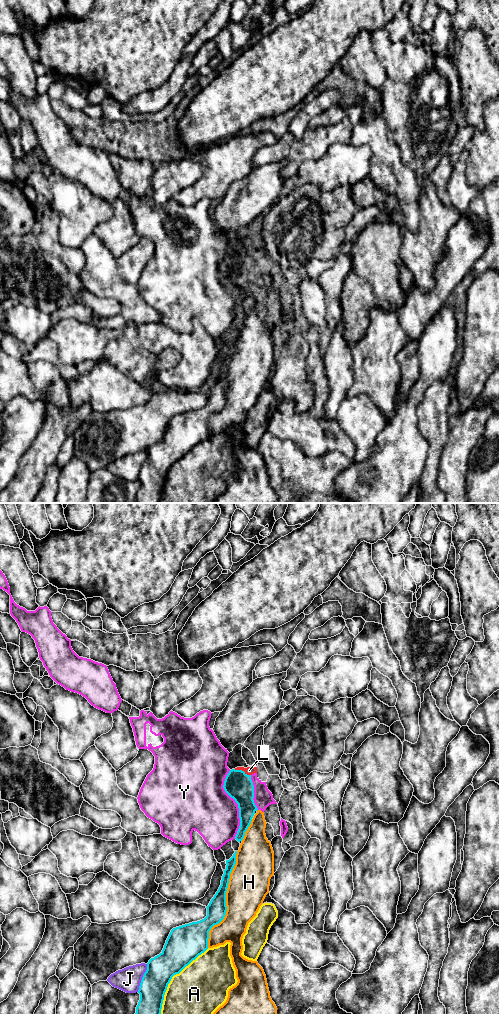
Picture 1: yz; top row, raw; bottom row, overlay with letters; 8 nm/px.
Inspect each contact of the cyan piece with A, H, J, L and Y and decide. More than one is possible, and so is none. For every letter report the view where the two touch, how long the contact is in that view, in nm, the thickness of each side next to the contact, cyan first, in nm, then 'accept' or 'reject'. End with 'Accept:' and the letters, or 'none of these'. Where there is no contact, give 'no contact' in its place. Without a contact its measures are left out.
A: contact in yz; length 650 nm; calibres 260 and 440 nm; reject
H: contact in yz; length 800 nm; calibres 160 and 320 nm; reject
J: contact in yz; length 240 nm; calibres 220 and 190 nm; reject
L: contact in yz; length 140 nm; calibres 220 and 60 nm; reject
Y: contact in yz; length 550 nm; calibres 220 and 400 nm; reject
Accept: none of these

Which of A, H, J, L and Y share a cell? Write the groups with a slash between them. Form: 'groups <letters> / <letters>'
groups A / H / J / L Y

